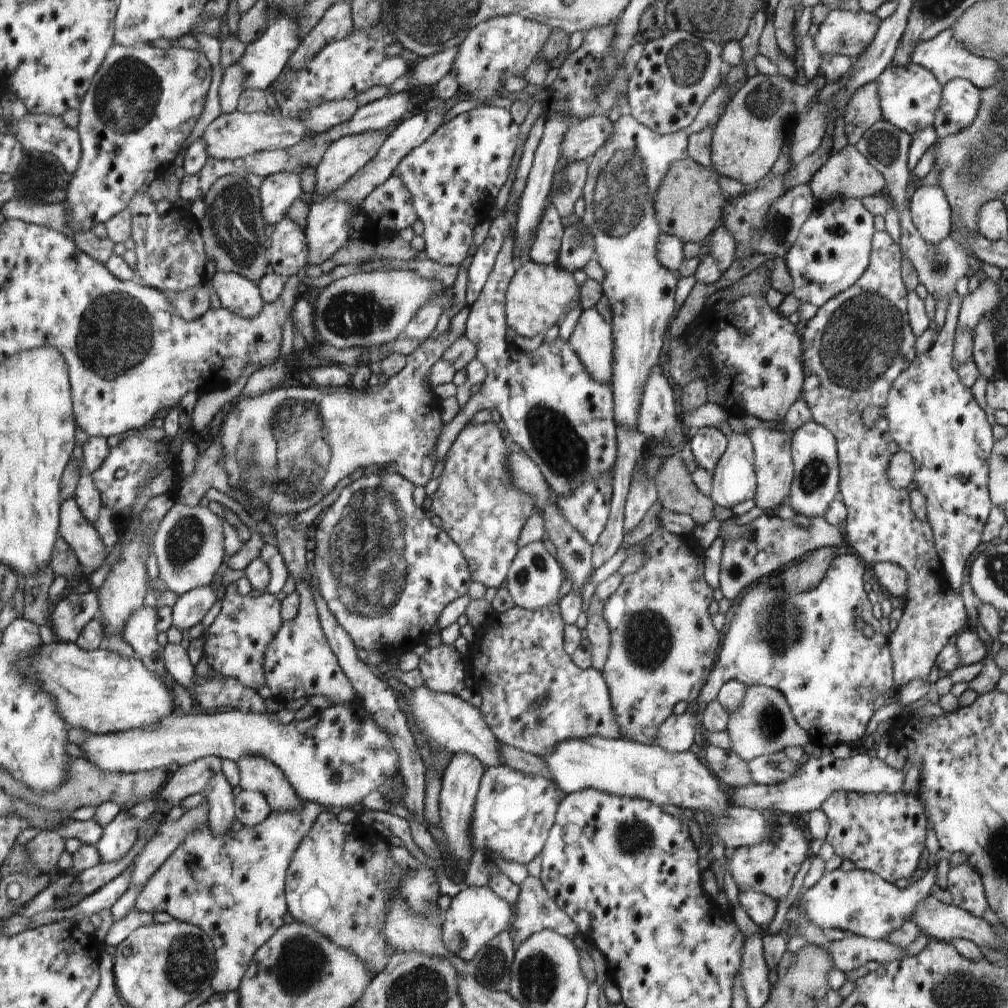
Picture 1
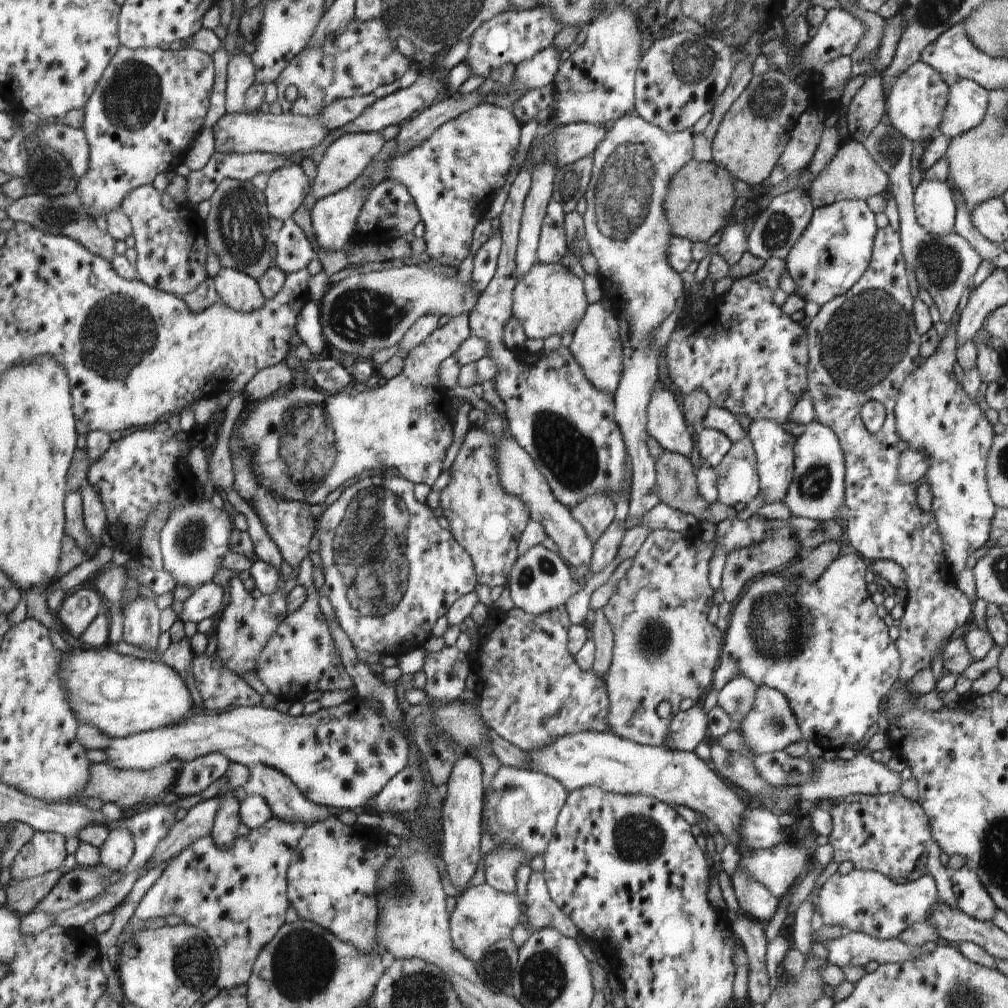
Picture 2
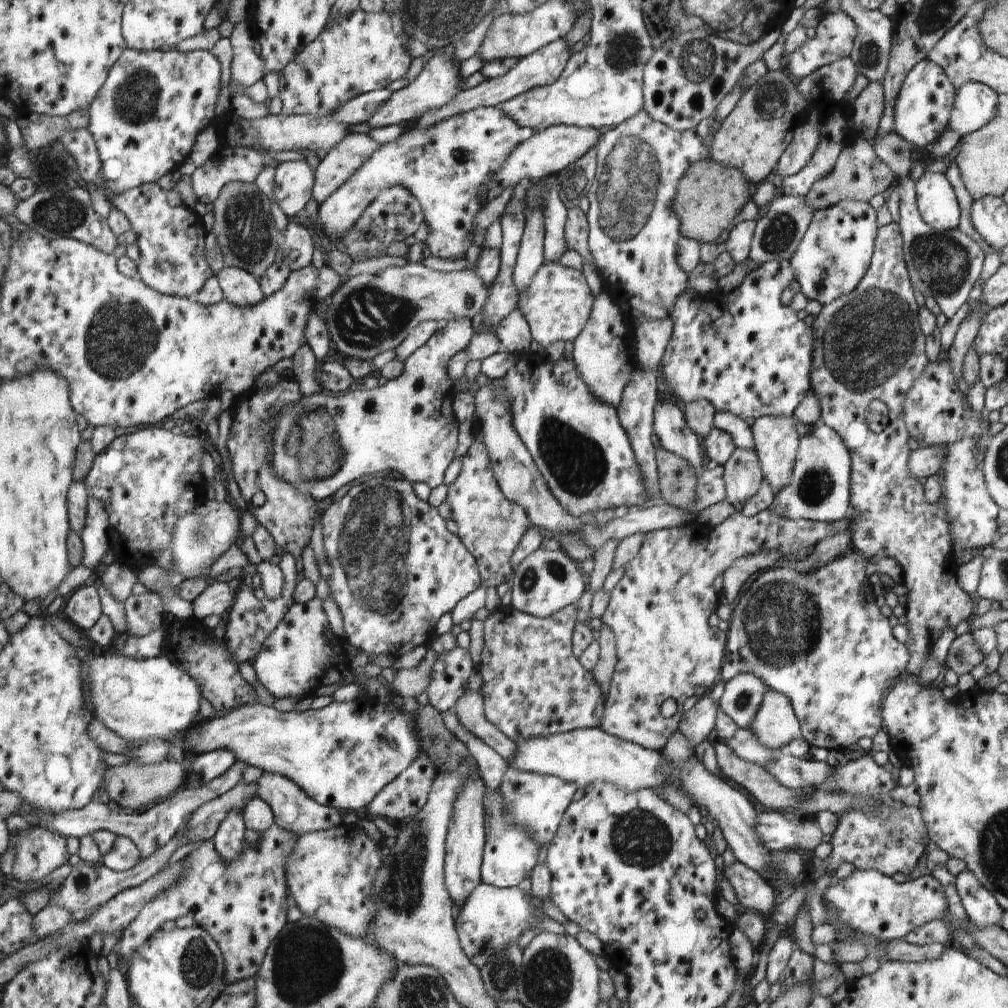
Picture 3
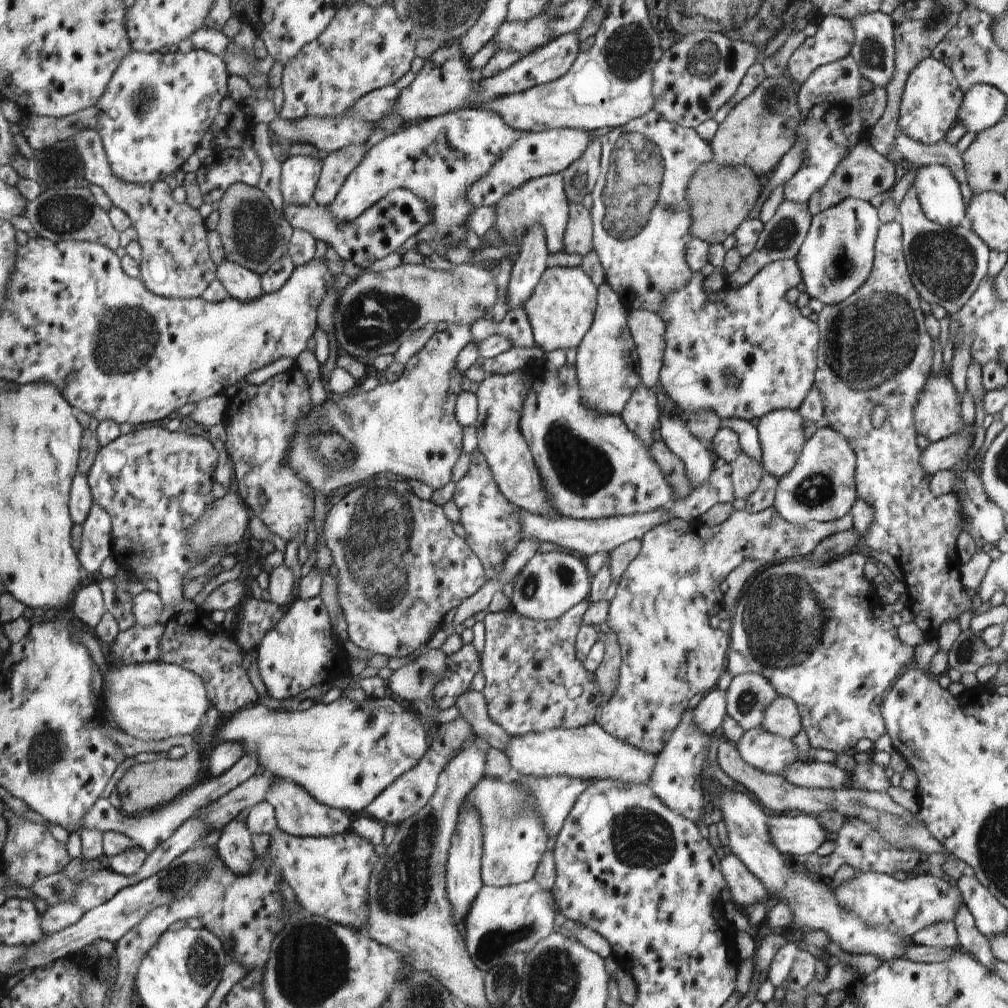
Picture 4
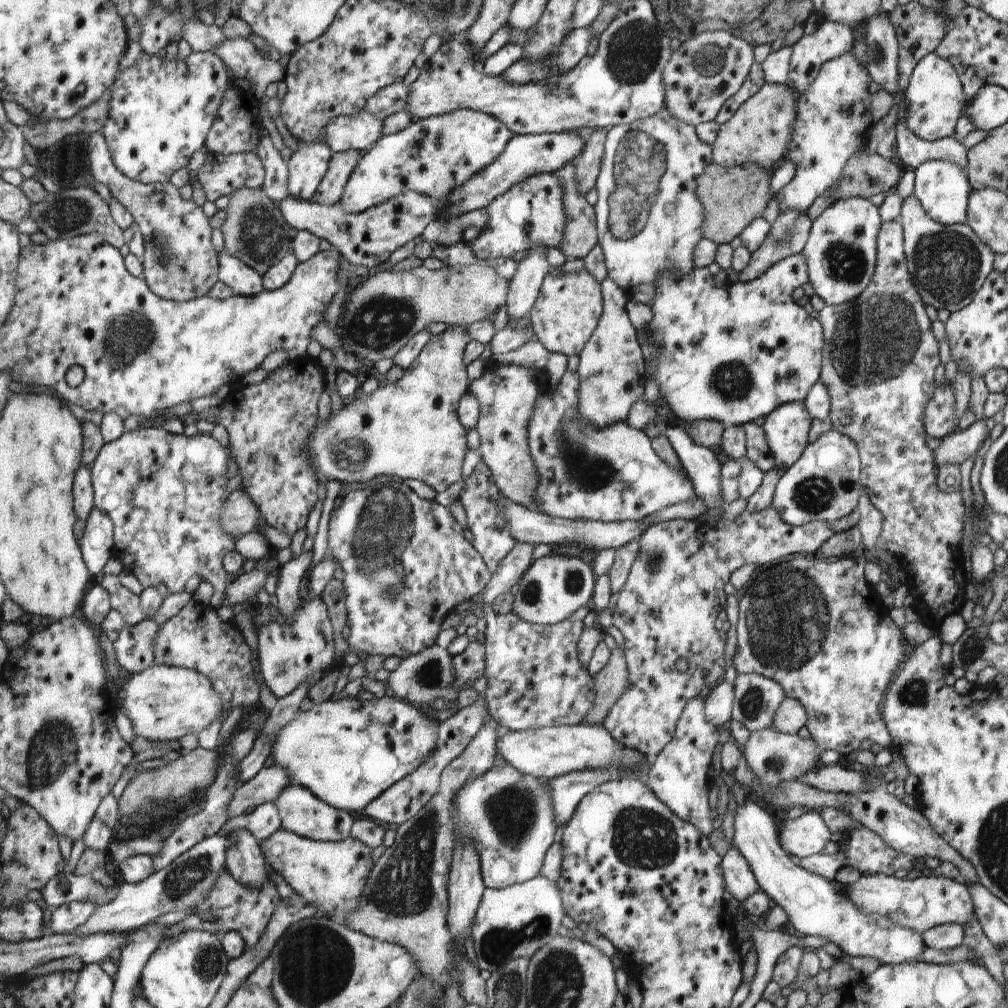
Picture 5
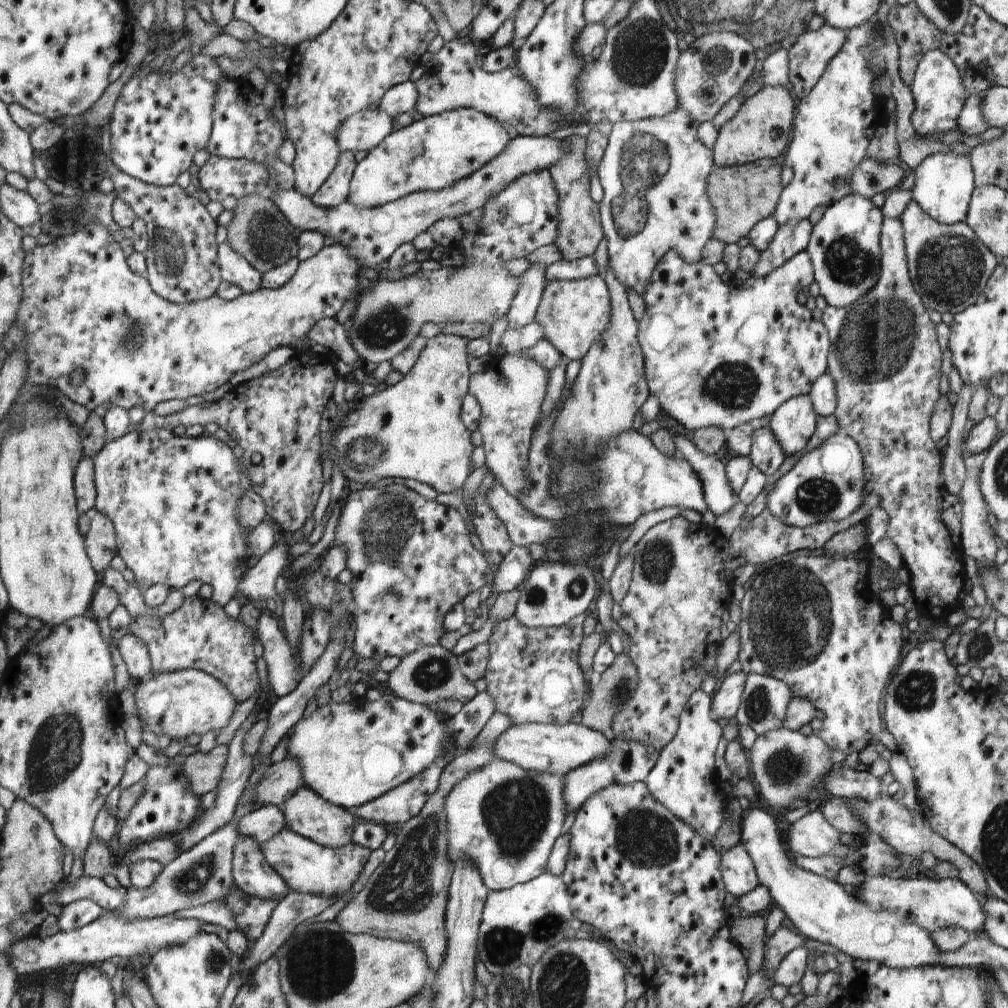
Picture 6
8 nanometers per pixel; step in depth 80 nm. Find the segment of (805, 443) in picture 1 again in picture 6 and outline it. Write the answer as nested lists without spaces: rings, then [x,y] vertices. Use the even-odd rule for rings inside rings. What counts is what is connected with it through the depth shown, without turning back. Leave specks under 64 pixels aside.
[[[830,436],[820,447],[802,456],[792,470],[774,484],[766,484],[768,512],[784,525],[806,528],[824,521],[839,522],[852,516],[864,502],[864,462],[850,436]]]

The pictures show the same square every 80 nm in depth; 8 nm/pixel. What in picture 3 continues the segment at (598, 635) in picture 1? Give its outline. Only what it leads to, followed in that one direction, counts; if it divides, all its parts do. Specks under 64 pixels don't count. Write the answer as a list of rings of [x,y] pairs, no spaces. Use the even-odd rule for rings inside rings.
[[[603,625],[598,636],[598,644],[601,645],[600,660],[593,672],[597,683],[601,685],[602,692],[605,694],[610,690],[610,680],[618,662],[618,652],[616,650],[616,638],[614,632]]]

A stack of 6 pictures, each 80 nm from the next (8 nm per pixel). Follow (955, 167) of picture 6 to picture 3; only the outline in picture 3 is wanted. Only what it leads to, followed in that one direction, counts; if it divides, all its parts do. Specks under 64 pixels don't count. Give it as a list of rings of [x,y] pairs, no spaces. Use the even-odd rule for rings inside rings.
[[[945,173],[923,174],[916,182],[917,207],[926,224],[943,232],[956,228],[961,215],[954,183]]]

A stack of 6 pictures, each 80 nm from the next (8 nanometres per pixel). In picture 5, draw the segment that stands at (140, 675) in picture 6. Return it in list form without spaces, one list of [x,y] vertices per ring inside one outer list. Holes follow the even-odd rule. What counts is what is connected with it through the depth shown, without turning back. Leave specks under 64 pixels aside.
[[[152,619],[142,620],[140,624],[132,627],[124,626],[114,644],[116,658],[122,669],[128,674],[138,674],[142,670],[148,670],[154,665],[154,636],[158,633],[159,626]]]

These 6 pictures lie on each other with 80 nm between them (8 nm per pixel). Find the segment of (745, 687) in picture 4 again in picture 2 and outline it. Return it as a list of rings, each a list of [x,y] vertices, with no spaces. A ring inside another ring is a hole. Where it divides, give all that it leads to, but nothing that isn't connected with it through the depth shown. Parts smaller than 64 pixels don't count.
[[[738,676],[718,692],[717,706],[728,714],[733,724],[739,725],[748,716],[750,708],[754,706],[756,690],[758,686],[750,678]]]

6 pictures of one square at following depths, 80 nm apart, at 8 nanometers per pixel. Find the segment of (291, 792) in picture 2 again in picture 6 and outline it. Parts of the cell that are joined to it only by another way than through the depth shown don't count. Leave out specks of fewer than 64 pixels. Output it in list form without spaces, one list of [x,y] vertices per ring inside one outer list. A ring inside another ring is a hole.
[[[302,786],[296,790],[288,800],[285,800],[282,811],[286,818],[286,825],[290,826],[290,831],[303,838],[316,841],[320,846],[326,848],[344,848],[352,840],[356,820],[354,815],[348,810],[326,801],[324,798],[314,793],[312,789]]]

